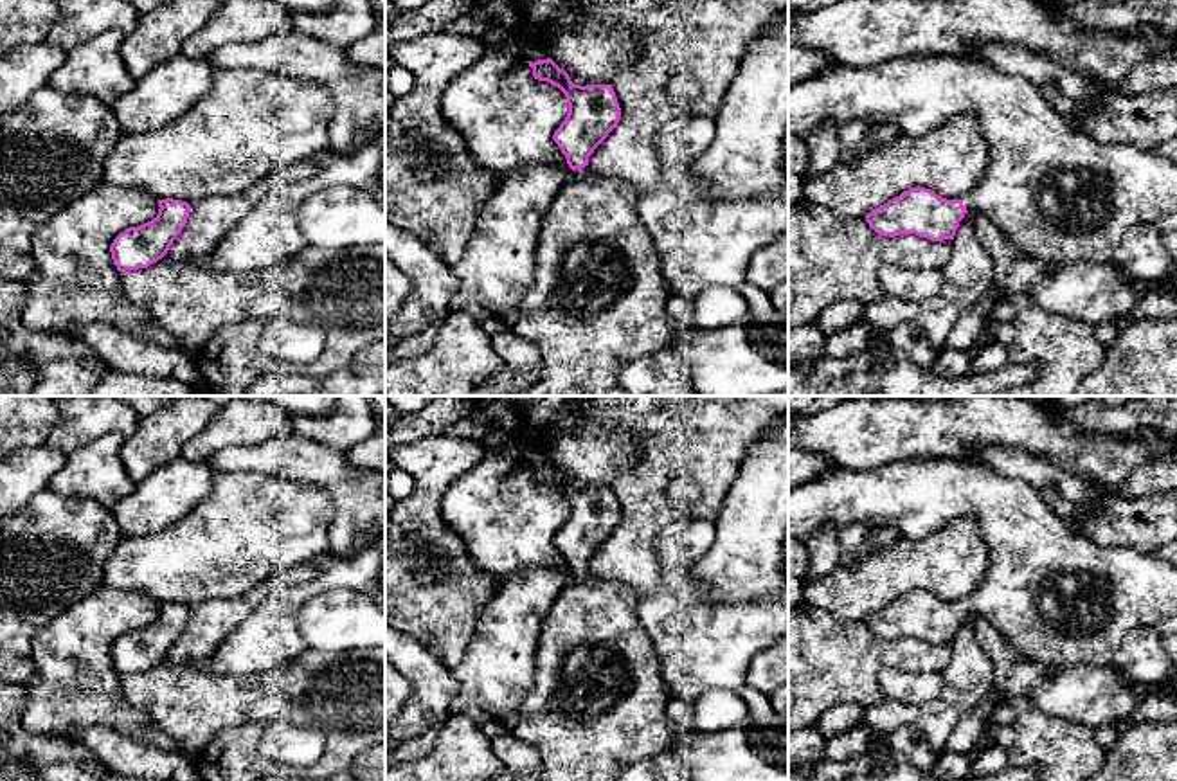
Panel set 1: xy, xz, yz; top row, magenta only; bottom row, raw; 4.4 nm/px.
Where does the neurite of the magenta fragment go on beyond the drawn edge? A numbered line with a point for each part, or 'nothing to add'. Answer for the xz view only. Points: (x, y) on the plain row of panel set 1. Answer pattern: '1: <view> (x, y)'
1: xz (598, 704)

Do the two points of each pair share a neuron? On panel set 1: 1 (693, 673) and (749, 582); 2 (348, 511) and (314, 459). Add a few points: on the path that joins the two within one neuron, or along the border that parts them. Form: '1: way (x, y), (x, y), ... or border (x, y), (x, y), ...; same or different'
1: border (769, 594), (758, 600), (706, 603); different
2: way (348, 499), (348, 493), (326, 472); same

